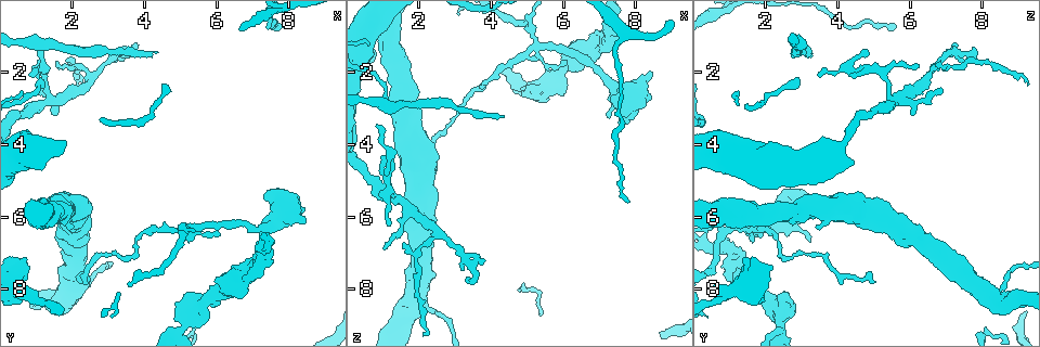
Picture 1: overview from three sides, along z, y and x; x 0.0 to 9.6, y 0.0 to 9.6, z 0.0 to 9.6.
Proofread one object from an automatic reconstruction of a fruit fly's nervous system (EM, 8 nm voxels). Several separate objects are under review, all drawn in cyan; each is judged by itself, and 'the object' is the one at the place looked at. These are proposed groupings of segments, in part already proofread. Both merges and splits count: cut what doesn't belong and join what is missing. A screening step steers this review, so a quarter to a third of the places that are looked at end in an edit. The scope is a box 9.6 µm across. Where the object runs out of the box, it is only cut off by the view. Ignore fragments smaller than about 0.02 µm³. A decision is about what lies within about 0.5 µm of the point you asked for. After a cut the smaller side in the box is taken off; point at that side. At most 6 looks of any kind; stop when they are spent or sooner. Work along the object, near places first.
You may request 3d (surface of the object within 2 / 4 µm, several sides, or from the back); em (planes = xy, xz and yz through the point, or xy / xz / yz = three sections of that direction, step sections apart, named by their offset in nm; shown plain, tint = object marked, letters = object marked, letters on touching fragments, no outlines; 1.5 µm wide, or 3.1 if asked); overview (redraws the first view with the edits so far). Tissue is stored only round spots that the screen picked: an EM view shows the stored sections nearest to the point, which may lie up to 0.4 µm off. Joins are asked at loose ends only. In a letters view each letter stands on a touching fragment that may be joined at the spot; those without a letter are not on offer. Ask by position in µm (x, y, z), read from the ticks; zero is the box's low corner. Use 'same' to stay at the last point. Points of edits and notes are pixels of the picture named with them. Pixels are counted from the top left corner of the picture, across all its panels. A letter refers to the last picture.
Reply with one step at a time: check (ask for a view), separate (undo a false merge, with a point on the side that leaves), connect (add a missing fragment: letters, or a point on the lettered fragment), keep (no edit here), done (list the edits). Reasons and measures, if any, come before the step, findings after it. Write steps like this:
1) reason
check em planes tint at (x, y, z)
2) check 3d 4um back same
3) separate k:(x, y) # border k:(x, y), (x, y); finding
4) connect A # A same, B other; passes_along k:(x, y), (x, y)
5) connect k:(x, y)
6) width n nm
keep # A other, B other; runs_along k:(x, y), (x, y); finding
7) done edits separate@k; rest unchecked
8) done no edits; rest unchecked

branch stops here
check em planes tint at (6.90, 7.25, 1.60)

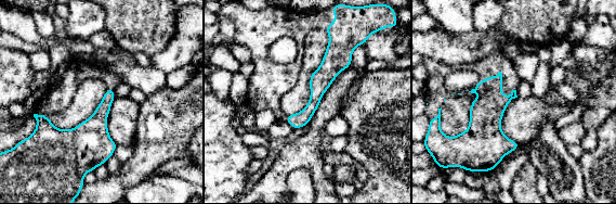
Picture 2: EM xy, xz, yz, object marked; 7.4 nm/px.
check em planes letters same

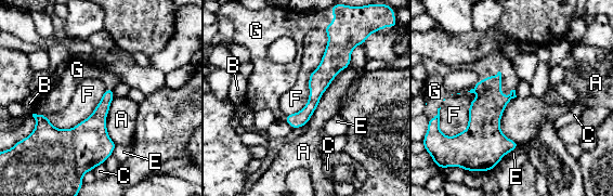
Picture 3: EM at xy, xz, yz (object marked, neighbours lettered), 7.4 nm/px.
connect G # A other, B other, C other, E other, F other, G same; it goes on there

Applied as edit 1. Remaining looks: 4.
see it whole again
check overview

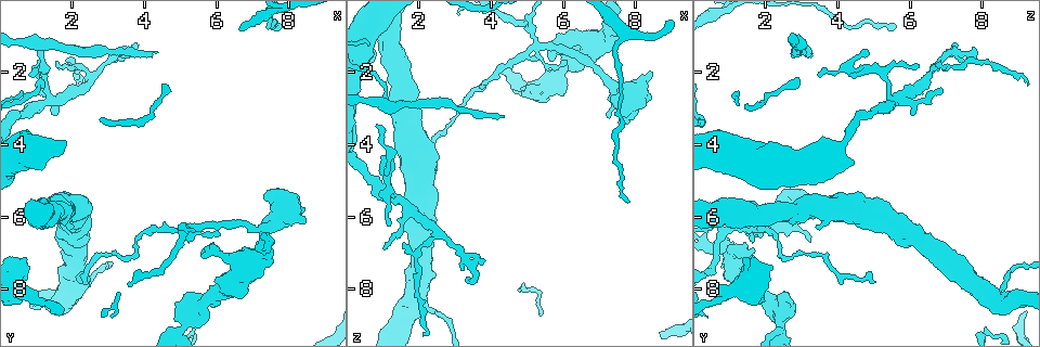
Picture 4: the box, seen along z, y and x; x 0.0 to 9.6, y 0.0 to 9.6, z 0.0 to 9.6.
tapers out
check em planes letters at (2.20, 7.75, 5.00)

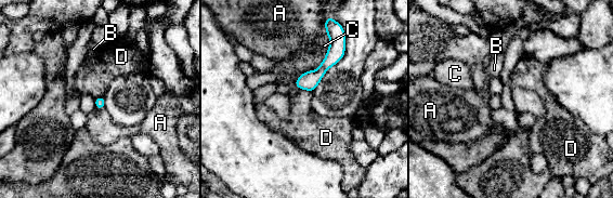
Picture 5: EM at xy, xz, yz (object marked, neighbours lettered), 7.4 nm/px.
keep # A other, B other, C other, D other; runs_along 5:(341, 42), (310, 80), (298, 83); none of them fits

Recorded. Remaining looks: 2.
thin end
check 3d 4um at (7.80, 0.65, 5.60)

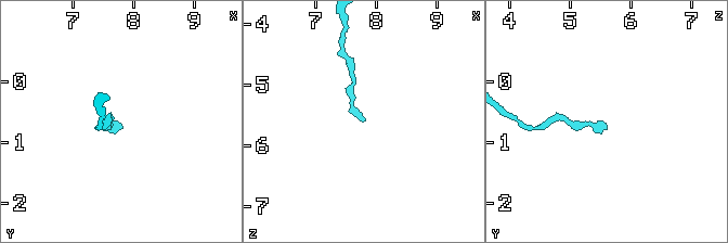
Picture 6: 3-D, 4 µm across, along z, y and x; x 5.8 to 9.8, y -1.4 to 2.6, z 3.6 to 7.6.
now the EM
check em planes letters at (7.80, 0.70, 5.60)

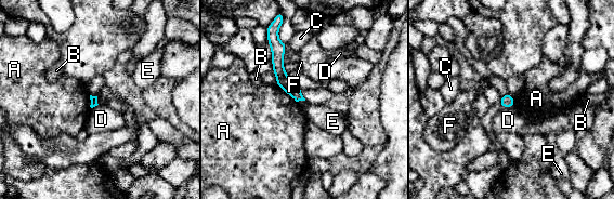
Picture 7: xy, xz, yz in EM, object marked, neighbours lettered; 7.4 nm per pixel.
keep # A other, B other, C other, D other, E other, F other; border 7:(96, 96), (99, 104); no lettered fragment goes on from it

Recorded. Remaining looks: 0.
done edits connect@3; rest unchecked

